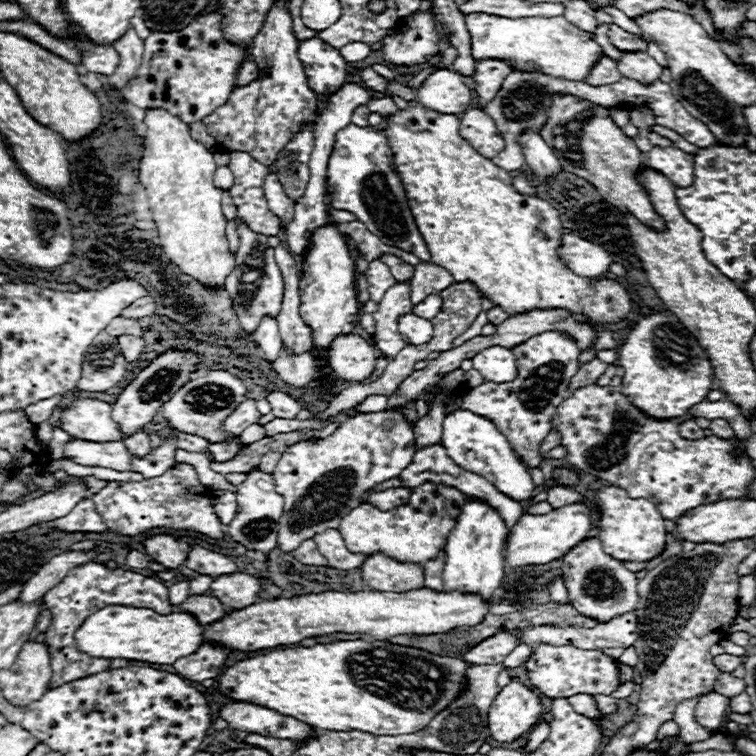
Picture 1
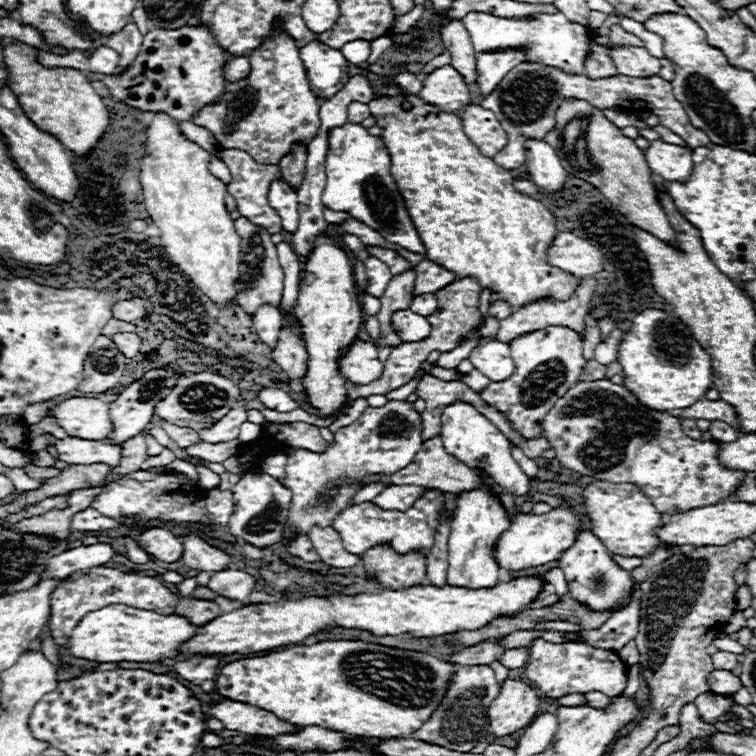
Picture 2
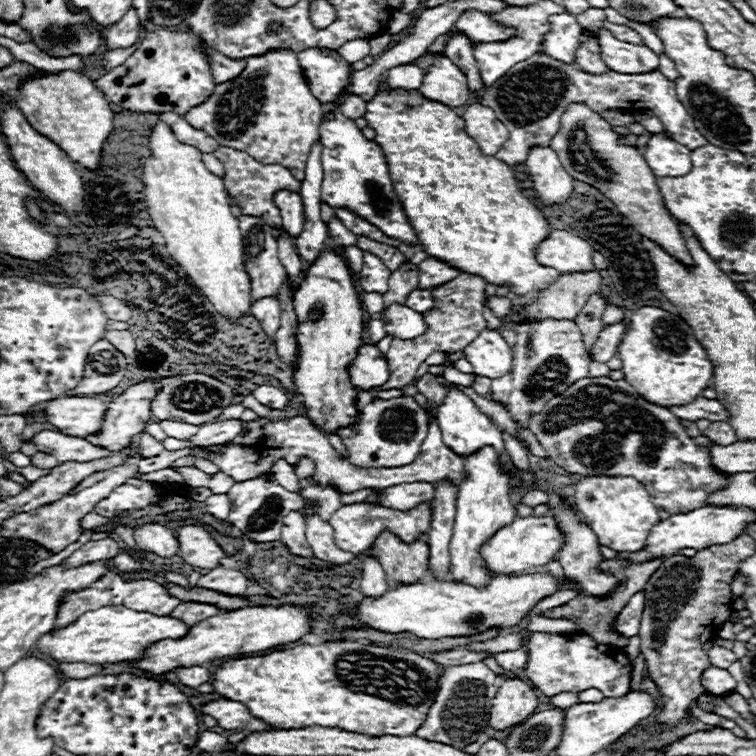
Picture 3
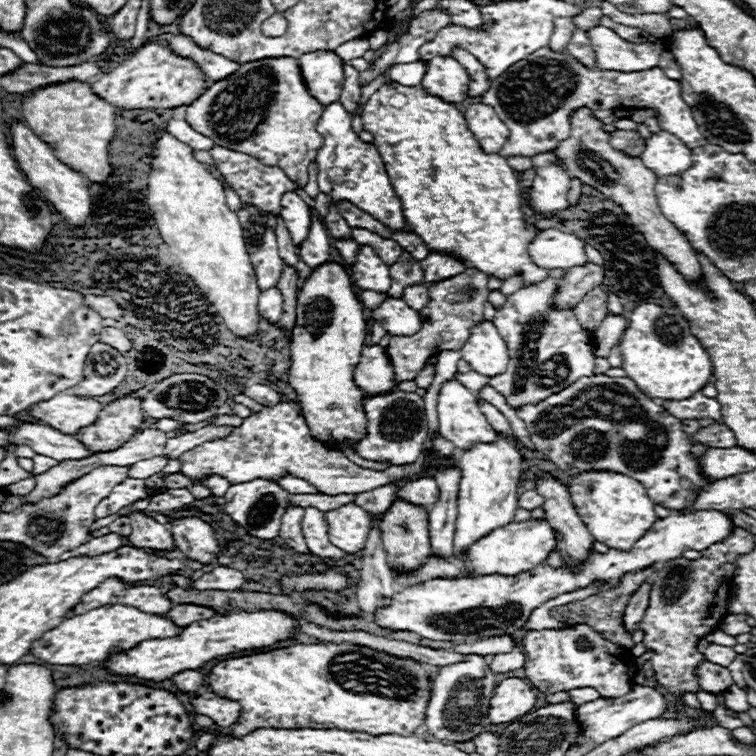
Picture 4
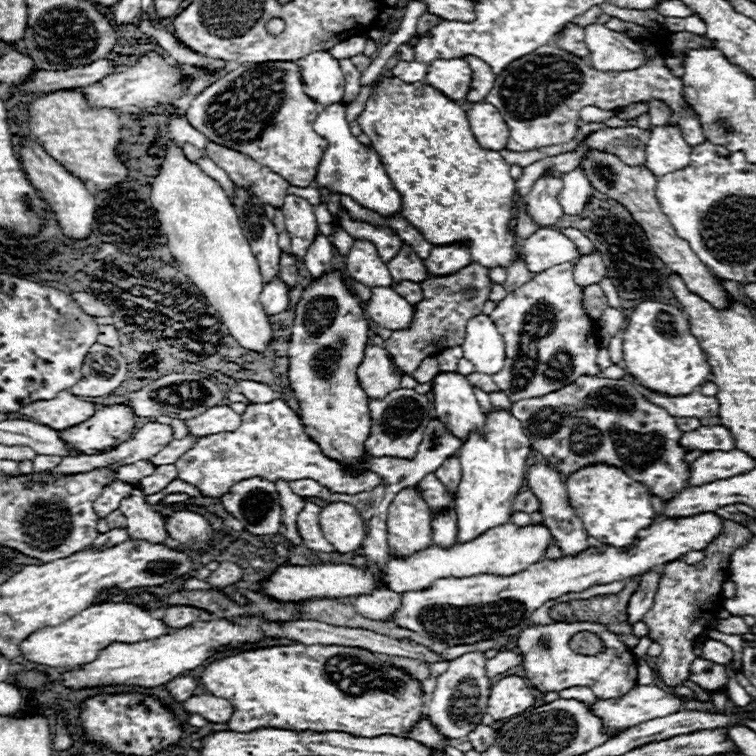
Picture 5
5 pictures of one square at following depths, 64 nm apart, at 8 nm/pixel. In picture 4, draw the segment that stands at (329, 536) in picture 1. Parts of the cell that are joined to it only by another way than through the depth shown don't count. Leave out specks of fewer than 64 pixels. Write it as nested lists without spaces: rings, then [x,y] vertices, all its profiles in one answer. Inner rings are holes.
[[[306,508],[304,520],[302,520],[302,530],[306,534],[306,544],[310,546],[310,552],[320,556],[320,558],[346,558],[348,554],[340,548],[336,548],[330,538],[328,538],[328,524],[324,520],[324,514],[316,508]]]

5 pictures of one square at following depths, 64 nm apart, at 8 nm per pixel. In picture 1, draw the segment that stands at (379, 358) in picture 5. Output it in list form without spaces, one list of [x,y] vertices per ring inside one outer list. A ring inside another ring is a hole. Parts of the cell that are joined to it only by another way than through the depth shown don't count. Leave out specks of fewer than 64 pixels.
[[[340,334],[332,340],[328,364],[334,376],[350,382],[362,382],[374,370],[376,350],[358,334]]]

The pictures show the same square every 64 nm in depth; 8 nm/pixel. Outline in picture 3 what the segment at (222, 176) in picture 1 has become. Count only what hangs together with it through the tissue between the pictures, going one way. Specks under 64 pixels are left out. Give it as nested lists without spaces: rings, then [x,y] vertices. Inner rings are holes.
[[[204,154],[204,162],[206,162],[206,168],[212,172],[212,174],[216,174],[216,176],[224,176],[224,166],[222,166],[222,162],[218,162],[218,158],[214,156],[214,154]]]

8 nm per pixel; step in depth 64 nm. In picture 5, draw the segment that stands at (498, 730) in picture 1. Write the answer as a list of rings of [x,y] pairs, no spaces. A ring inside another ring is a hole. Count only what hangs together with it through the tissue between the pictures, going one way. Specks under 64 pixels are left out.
[[[508,676],[492,686],[488,700],[488,714],[494,720],[514,718],[534,704],[534,696],[530,692],[530,684],[524,678]]]

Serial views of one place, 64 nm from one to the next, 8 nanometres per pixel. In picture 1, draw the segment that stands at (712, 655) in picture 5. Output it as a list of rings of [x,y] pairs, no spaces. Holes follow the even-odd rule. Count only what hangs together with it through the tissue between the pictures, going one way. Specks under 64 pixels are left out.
[[[720,654],[720,656],[714,656],[714,664],[716,664],[722,672],[734,672],[734,670],[742,664],[742,658],[732,656],[732,654]]]

